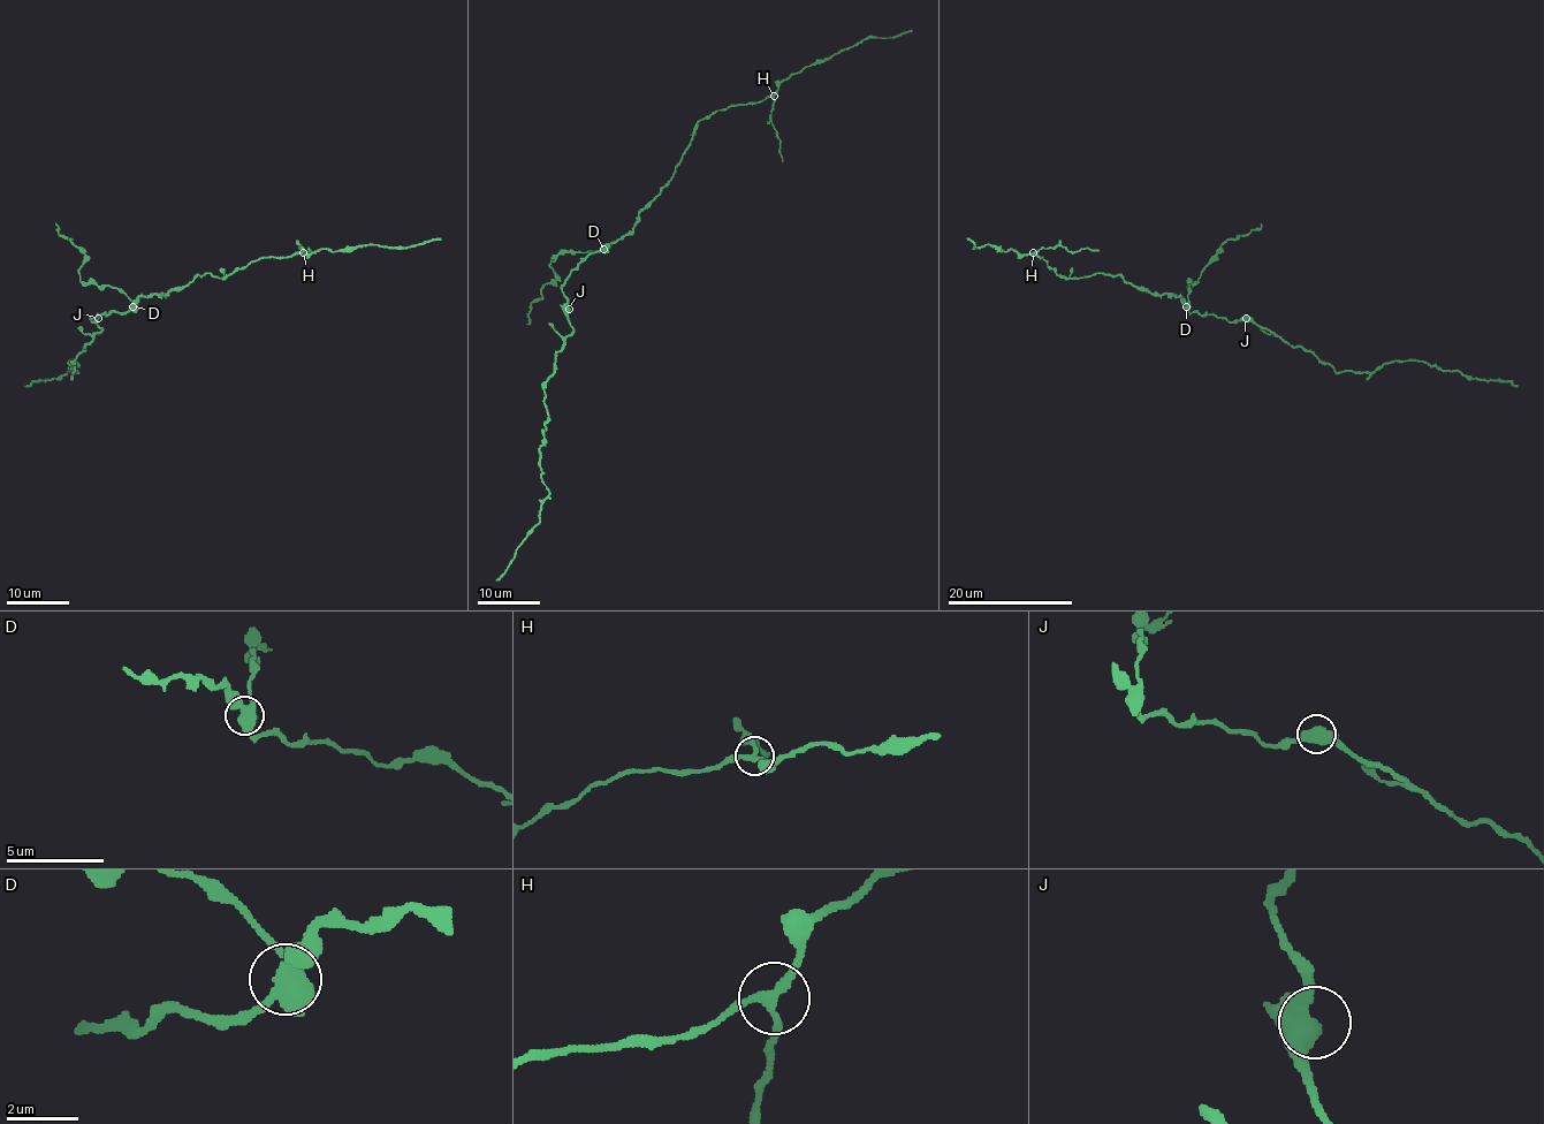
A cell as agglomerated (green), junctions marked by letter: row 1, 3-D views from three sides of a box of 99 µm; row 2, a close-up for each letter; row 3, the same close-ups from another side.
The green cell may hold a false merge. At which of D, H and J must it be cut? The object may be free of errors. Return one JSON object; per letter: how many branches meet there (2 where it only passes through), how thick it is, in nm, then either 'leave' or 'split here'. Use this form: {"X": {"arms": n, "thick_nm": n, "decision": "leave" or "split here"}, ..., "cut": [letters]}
{"D": {"arms": 3, "thick_nm": 480, "decision": "split here"}, "H": {"arms": 3, "thick_nm": 200, "decision": "leave"}, "J": {"arms": 3, "thick_nm": 480, "decision": "leave"}, "cut": ["D"]}

